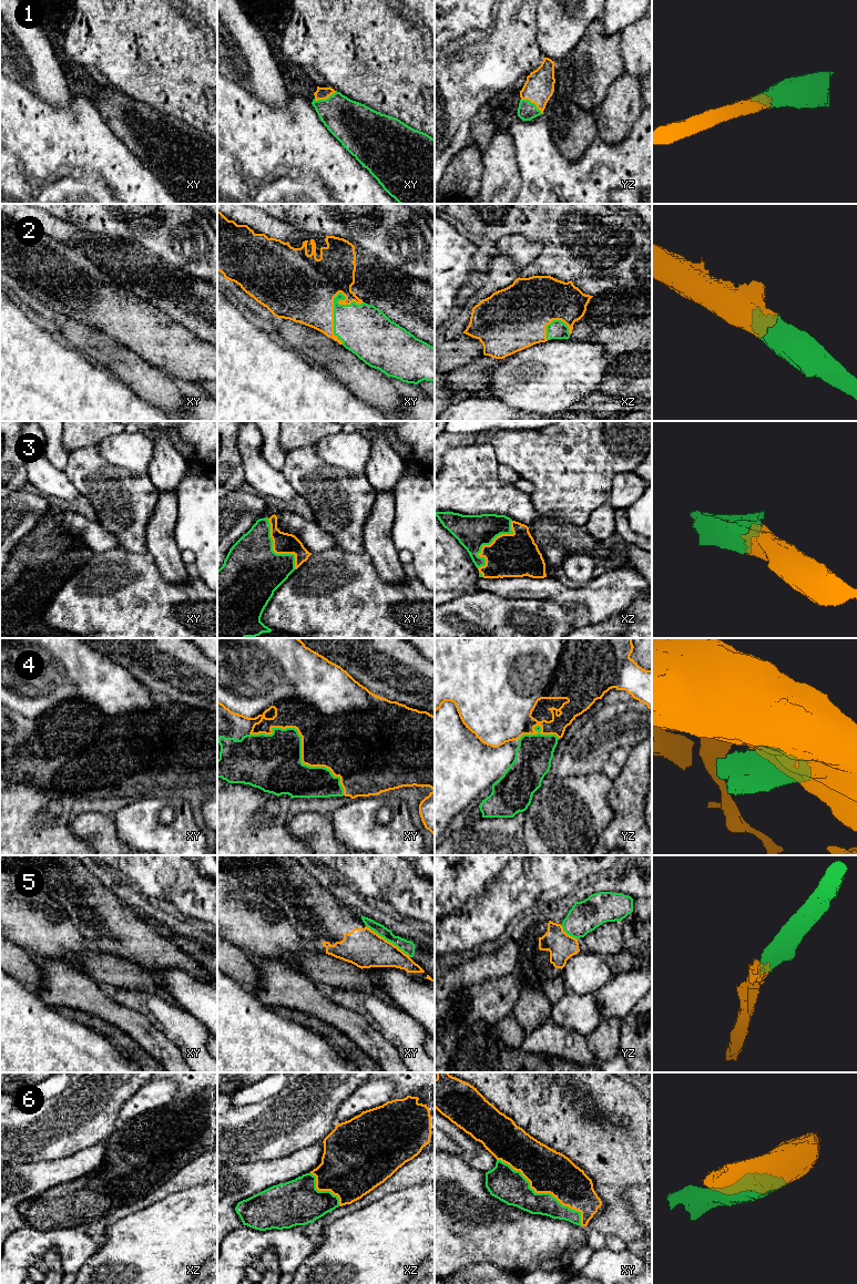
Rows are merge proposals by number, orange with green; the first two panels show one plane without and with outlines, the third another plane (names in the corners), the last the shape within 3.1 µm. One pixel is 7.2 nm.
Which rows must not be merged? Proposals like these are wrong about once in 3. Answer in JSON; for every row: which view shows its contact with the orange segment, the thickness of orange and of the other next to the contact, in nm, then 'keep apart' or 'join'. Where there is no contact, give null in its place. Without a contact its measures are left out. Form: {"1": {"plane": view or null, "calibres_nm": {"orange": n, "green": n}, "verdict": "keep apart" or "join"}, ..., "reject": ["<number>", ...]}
{"1": {"plane": "yz", "calibres_nm": {"orange": 220, "green": 140}, "verdict": "join"}, "2": {"plane": "xy", "calibres_nm": {"orange": 400, "green": 360}, "verdict": "join"}, "3": {"plane": "xz", "calibres_nm": {"orange": 320, "green": 240}, "verdict": "join"}, "4": {"plane": "xy", "calibres_nm": {"orange": 480, "green": 420}, "verdict": "keep apart"}, "5": {"plane": "xy", "calibres_nm": {"orange": 280, "green": 100}, "verdict": "keep apart"}, "6": {"plane": "xy", "calibres_nm": {"orange": 320, "green": 240}, "verdict": "join"}, "reject": ["4", "5"]}

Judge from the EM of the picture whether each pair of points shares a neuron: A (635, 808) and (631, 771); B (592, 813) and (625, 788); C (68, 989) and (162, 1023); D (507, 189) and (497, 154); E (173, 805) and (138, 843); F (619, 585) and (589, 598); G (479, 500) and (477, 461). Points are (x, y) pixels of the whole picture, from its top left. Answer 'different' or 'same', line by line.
A: same
B: different
C: different
D: same
E: same
F: same
G: same

